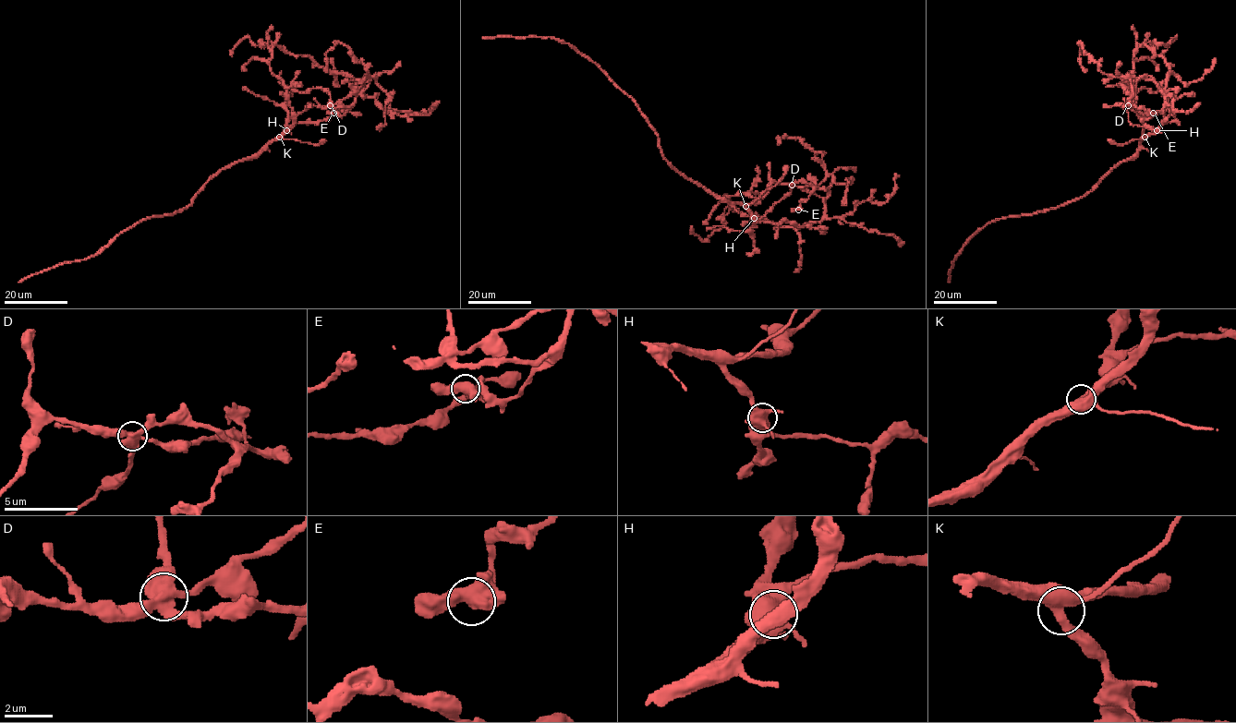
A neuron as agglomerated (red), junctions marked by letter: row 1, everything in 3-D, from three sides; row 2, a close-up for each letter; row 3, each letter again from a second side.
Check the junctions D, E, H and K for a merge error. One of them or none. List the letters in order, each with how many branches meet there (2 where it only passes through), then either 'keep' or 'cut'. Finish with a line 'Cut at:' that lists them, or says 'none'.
D: 4 | cut
E: 4 | keep
H: 4 | keep
K: 4 | keep
Cut at: D

